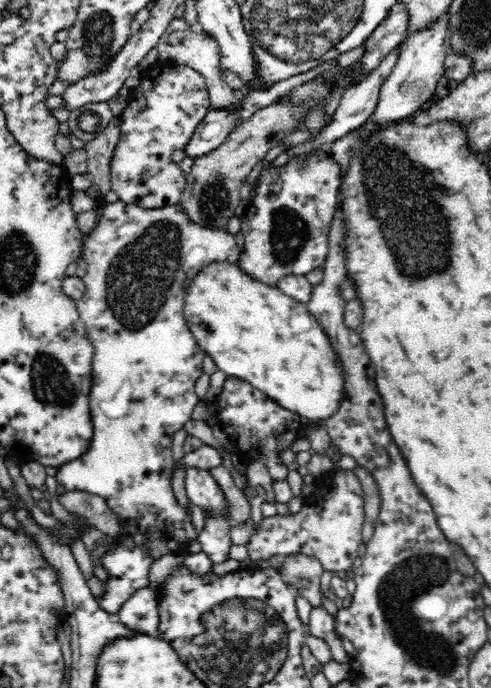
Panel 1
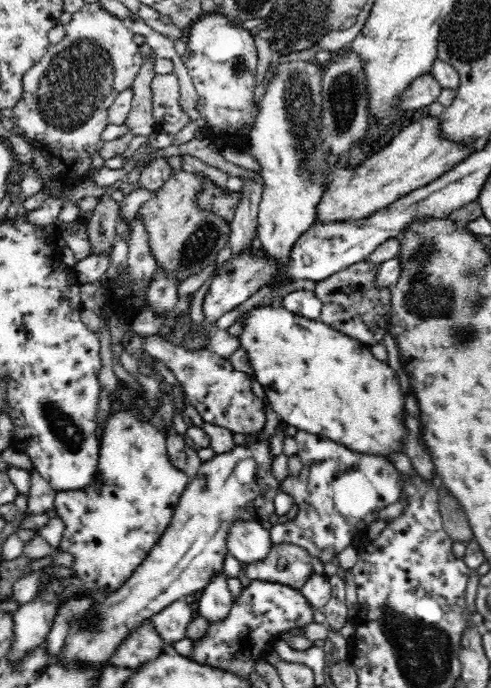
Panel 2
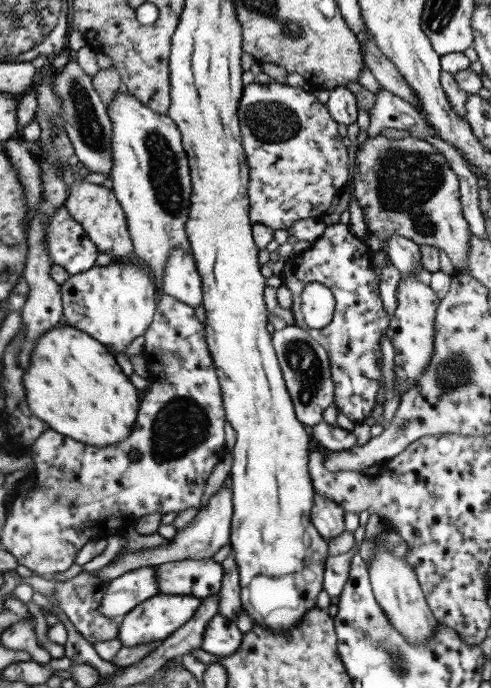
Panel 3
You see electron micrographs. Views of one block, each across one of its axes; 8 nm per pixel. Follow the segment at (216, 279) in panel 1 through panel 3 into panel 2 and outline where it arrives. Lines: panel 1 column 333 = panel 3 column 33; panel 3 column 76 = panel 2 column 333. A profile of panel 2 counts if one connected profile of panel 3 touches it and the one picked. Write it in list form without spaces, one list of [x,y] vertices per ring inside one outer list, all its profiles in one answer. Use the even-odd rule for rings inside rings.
[[[274,305],[256,307],[248,313],[244,313],[246,317],[246,328],[242,335],[239,335],[242,348],[248,351],[252,368],[254,368],[255,378],[263,386],[265,396],[269,404],[278,414],[280,420],[288,425],[295,426],[298,431],[306,431],[310,434],[322,435],[344,447],[358,453],[366,453],[372,456],[380,456],[386,459],[392,458],[394,454],[405,454],[405,436],[406,429],[404,428],[404,394],[400,390],[397,374],[394,369],[388,365],[386,361],[380,361],[372,355],[369,346],[363,345],[359,340],[350,338],[344,333],[322,323],[319,319],[310,320],[302,316],[294,315],[294,313],[284,309],[284,307],[276,307]]]

